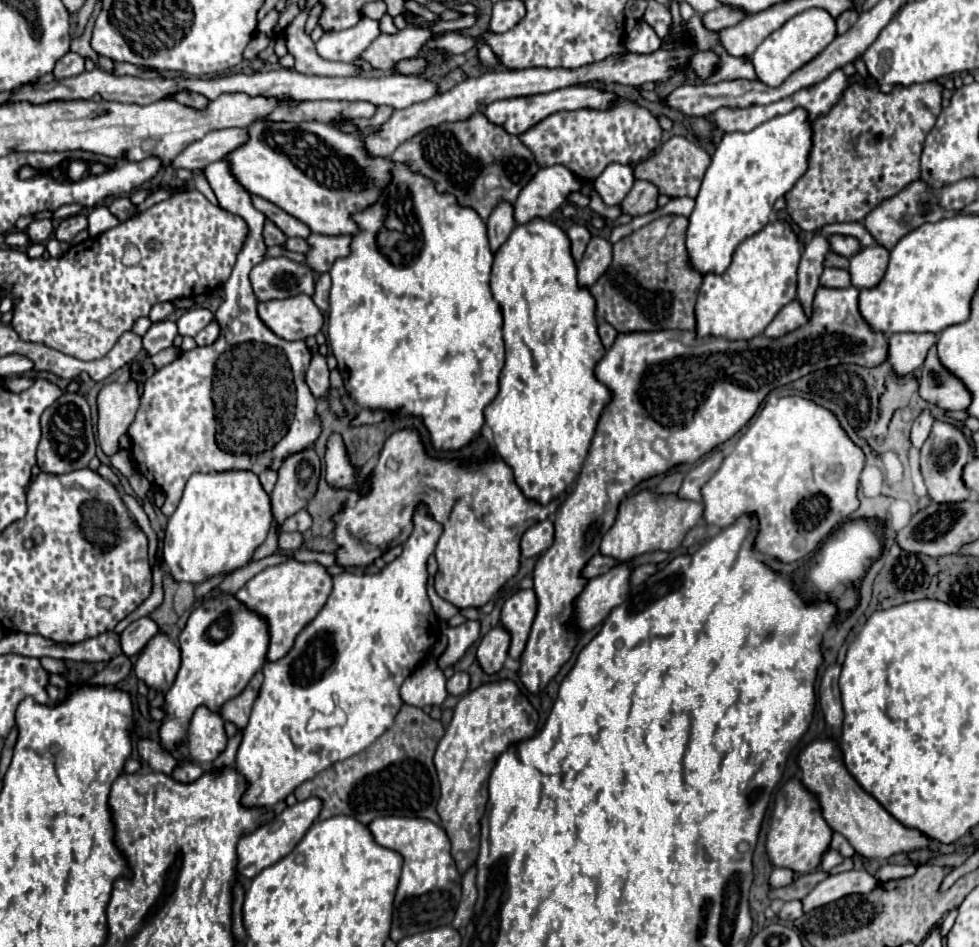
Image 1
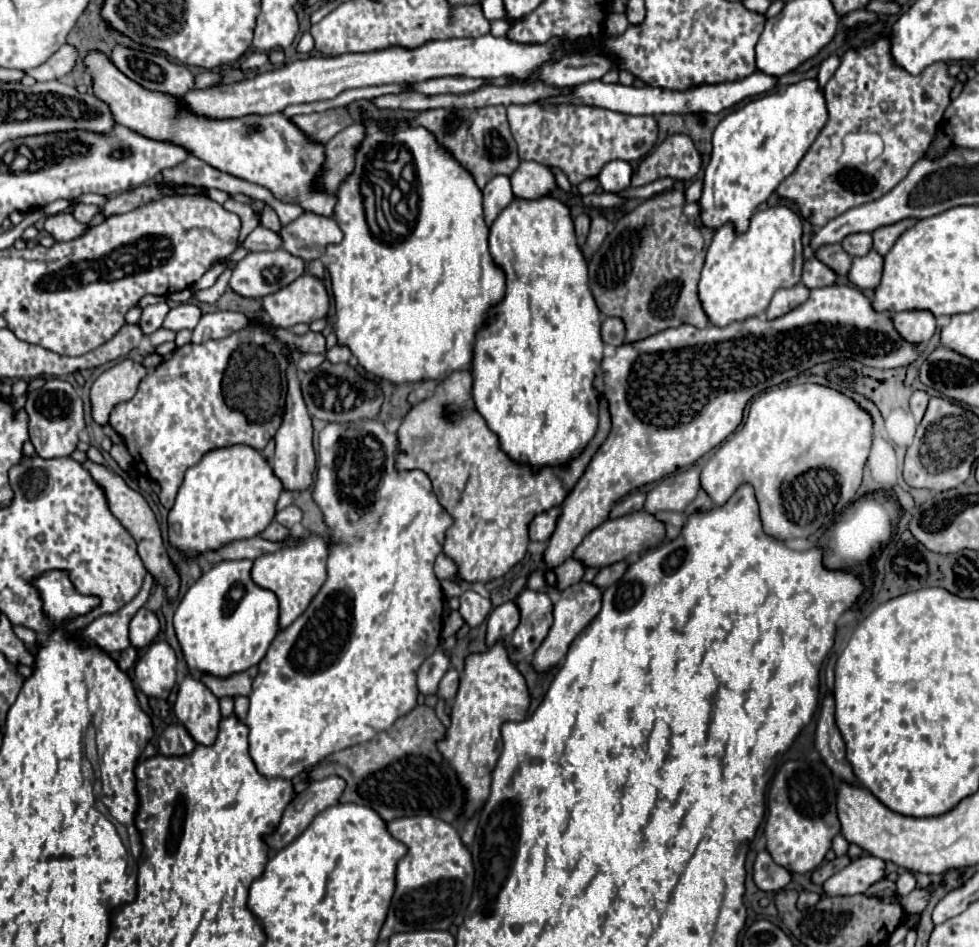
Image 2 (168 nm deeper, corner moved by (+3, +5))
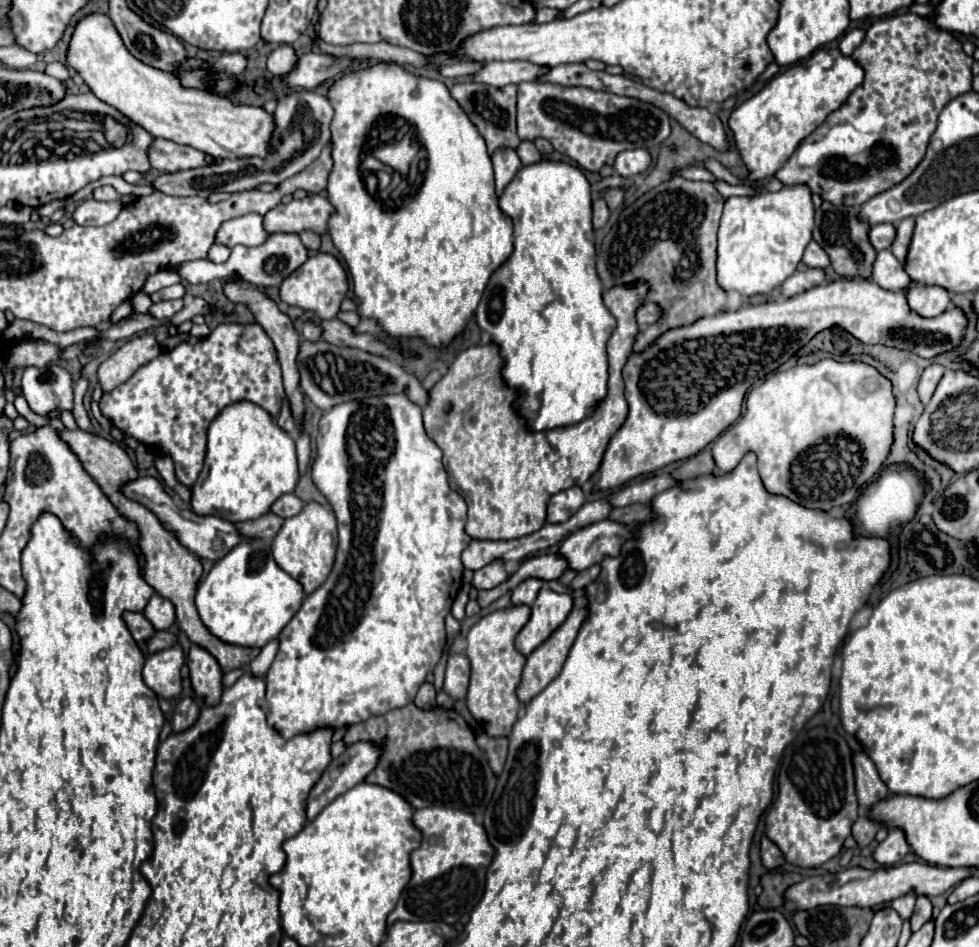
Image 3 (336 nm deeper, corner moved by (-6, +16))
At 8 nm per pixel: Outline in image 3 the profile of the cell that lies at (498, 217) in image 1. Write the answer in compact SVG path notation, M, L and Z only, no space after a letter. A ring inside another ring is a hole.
M496 148L496 152L492 154L492 164L496 172L496 194L502 194L504 186L514 178L522 162L514 148Z

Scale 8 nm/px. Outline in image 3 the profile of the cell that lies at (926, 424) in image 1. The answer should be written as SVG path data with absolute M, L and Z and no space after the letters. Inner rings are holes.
M930 364L930 366L924 370L924 374L922 374L922 378L920 378L920 384L918 384L918 396L920 396L922 404L928 404L928 400L932 398L934 390L936 390L942 374L944 374L944 370L946 370L946 368L940 366L940 364Z

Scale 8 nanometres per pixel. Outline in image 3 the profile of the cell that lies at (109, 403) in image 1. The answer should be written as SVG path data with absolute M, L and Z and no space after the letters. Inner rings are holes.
M142 334L130 338L124 346L120 346L108 360L104 360L98 368L98 378L104 392L114 390L118 384L126 382L142 364L154 360L162 348L156 342L154 334Z

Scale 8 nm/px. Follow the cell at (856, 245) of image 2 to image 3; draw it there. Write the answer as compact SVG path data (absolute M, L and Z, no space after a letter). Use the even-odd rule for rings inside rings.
M876 224L870 228L868 236L876 250L886 250L892 246L892 240L896 238L896 226L894 224Z

